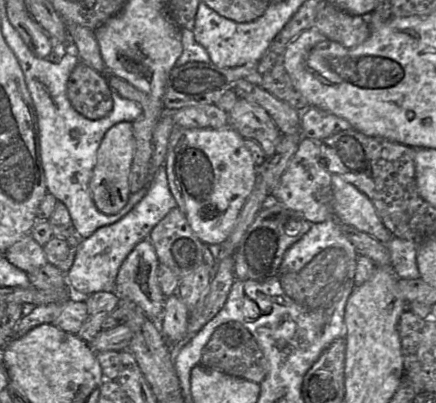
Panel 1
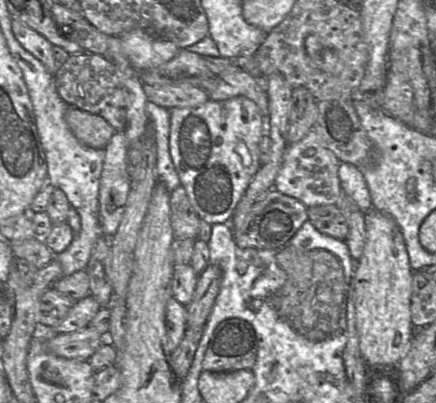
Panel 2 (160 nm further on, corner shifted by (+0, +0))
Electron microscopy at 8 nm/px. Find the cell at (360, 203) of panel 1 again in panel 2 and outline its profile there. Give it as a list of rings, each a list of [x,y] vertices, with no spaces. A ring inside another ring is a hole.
[[[341,163],[338,176],[342,193],[349,196],[365,214],[374,209],[370,193],[359,168],[349,163]]]

